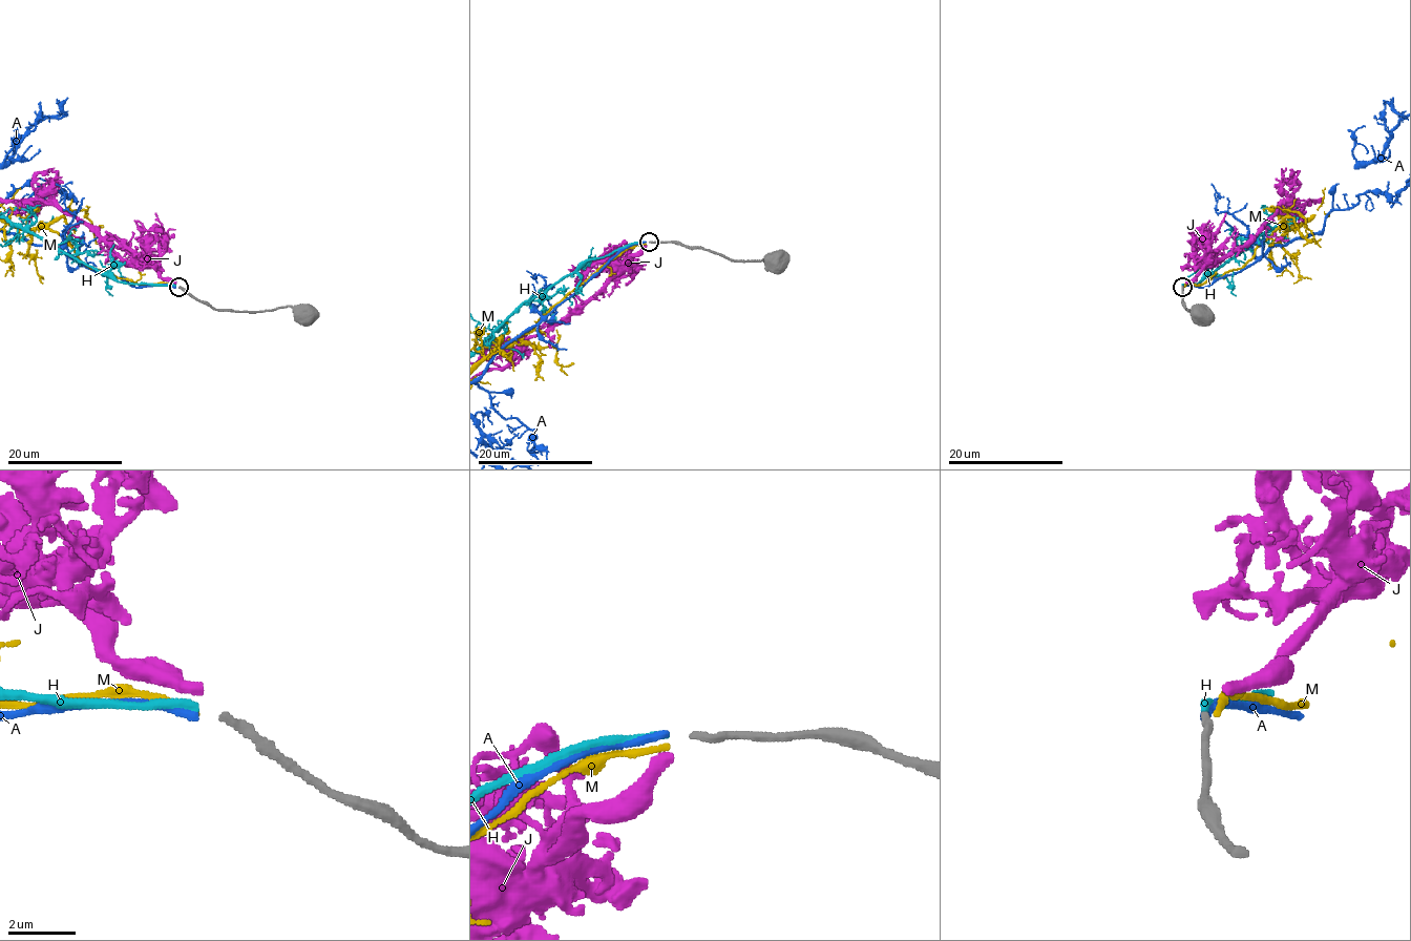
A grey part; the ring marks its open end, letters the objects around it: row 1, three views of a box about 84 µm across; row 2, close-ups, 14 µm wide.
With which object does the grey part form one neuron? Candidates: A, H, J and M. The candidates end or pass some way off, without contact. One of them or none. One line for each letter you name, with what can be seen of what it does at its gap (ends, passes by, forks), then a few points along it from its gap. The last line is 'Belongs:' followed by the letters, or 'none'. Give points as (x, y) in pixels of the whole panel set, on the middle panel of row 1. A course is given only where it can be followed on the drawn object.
H: it ends there
Belongs: H

